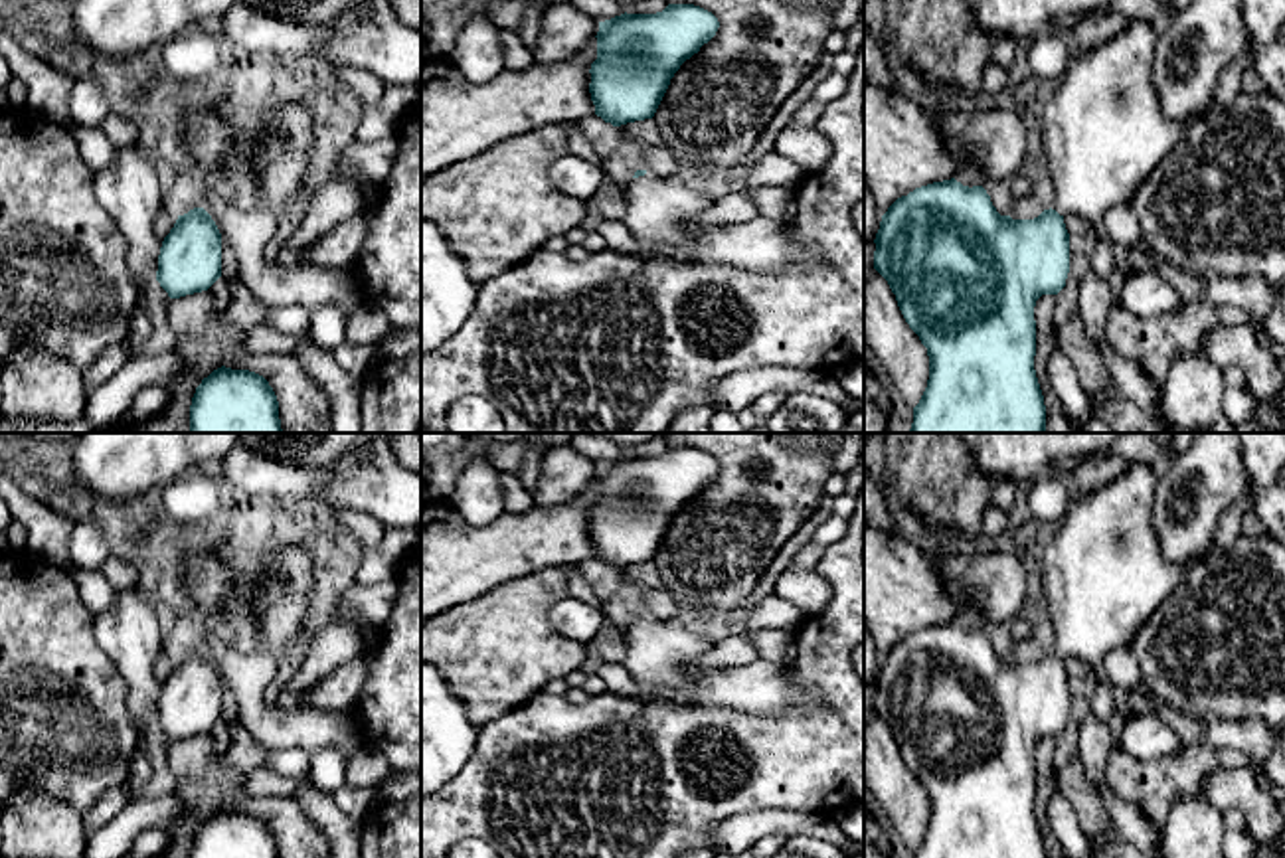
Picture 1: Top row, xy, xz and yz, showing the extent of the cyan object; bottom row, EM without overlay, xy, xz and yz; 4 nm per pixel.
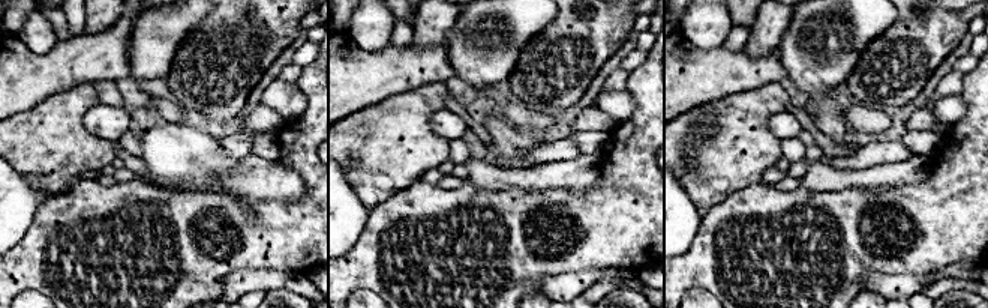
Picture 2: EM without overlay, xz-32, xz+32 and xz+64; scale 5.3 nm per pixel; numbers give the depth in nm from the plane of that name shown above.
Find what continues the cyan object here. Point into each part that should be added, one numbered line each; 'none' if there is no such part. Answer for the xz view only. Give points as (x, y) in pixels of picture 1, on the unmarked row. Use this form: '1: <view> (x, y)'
1: xz (657, 653)

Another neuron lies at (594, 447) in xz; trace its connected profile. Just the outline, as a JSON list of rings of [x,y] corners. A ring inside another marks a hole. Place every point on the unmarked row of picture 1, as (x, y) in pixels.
[[[571,433],[569,445],[597,465],[625,457],[625,449],[591,433]]]

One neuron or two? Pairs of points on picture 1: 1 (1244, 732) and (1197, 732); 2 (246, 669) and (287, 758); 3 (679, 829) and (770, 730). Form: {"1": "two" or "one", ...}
{"1": "one", "2": "two", "3": "one"}

